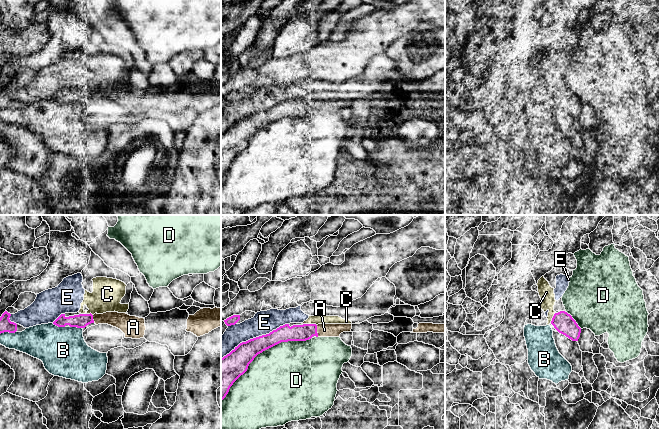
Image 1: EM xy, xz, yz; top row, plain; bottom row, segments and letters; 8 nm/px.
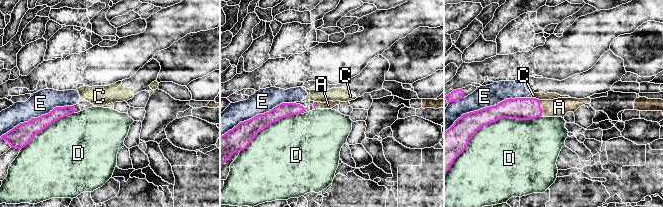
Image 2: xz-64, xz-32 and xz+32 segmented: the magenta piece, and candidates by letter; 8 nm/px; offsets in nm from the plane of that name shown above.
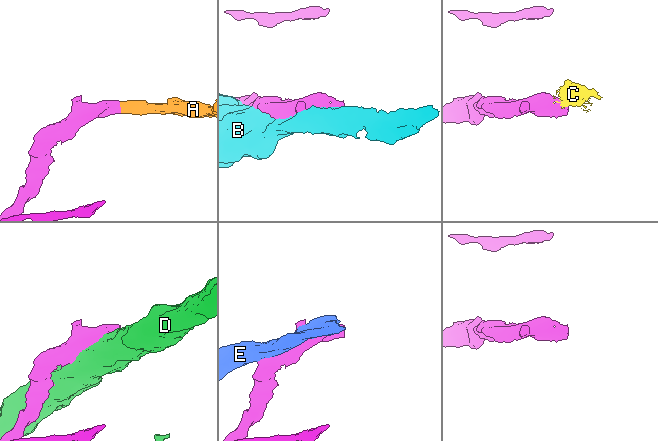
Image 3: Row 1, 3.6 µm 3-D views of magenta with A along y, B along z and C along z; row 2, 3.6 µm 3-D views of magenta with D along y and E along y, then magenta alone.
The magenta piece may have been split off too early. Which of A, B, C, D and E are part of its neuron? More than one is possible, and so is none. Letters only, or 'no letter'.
A

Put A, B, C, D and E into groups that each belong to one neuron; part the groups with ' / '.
A / B / C E / D

